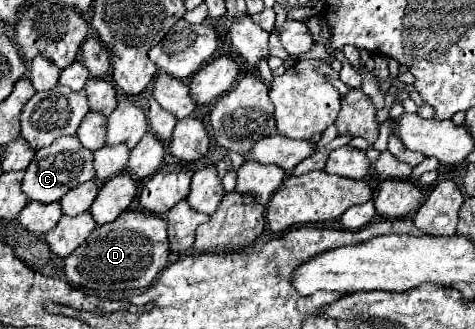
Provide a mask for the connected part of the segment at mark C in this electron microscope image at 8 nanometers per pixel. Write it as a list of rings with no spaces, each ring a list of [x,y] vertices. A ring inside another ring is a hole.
[[[63,136],[55,140],[53,144],[41,148],[35,152],[29,168],[25,170],[23,178],[23,192],[27,194],[29,200],[37,200],[43,204],[57,202],[63,194],[73,190],[75,186],[93,180],[95,178],[95,168],[93,168],[93,154],[81,146],[77,136]]]

